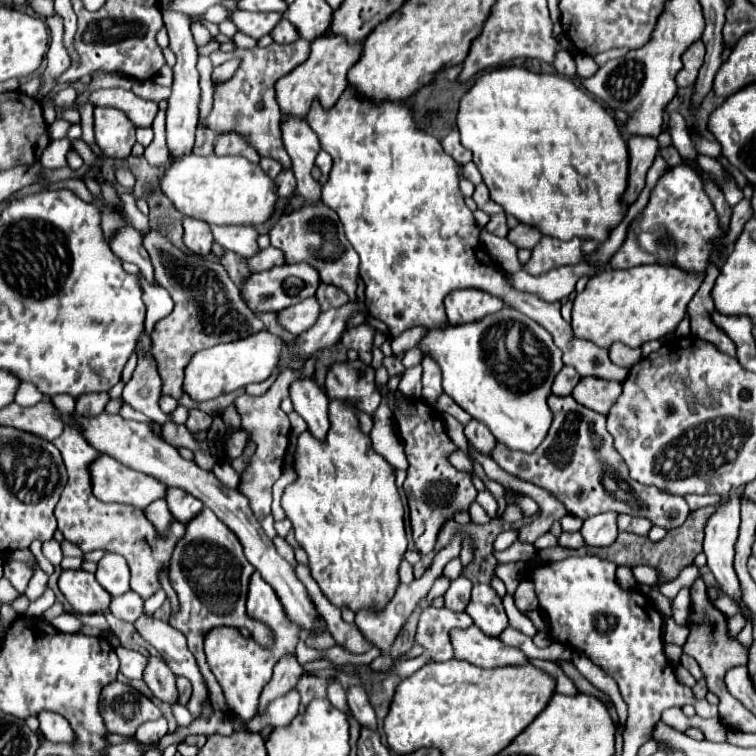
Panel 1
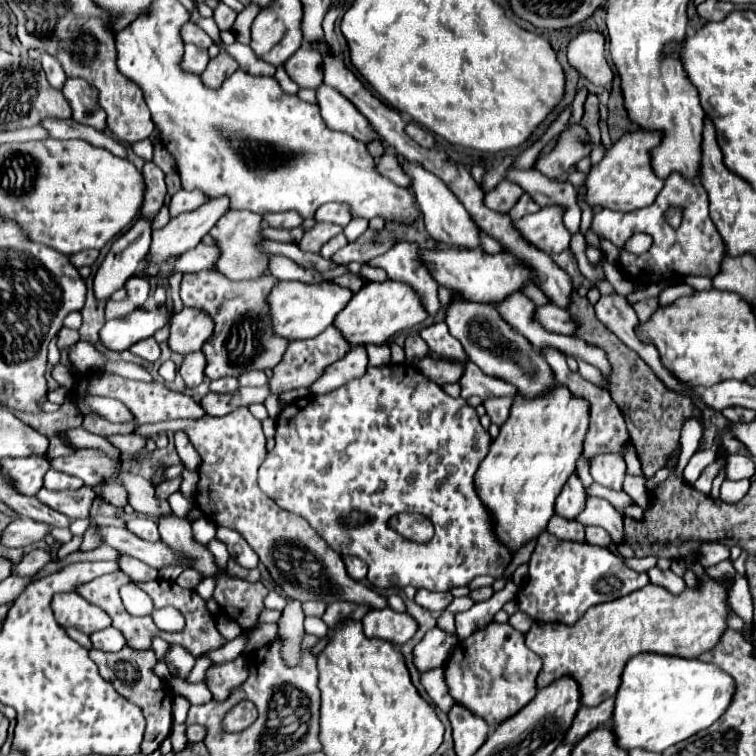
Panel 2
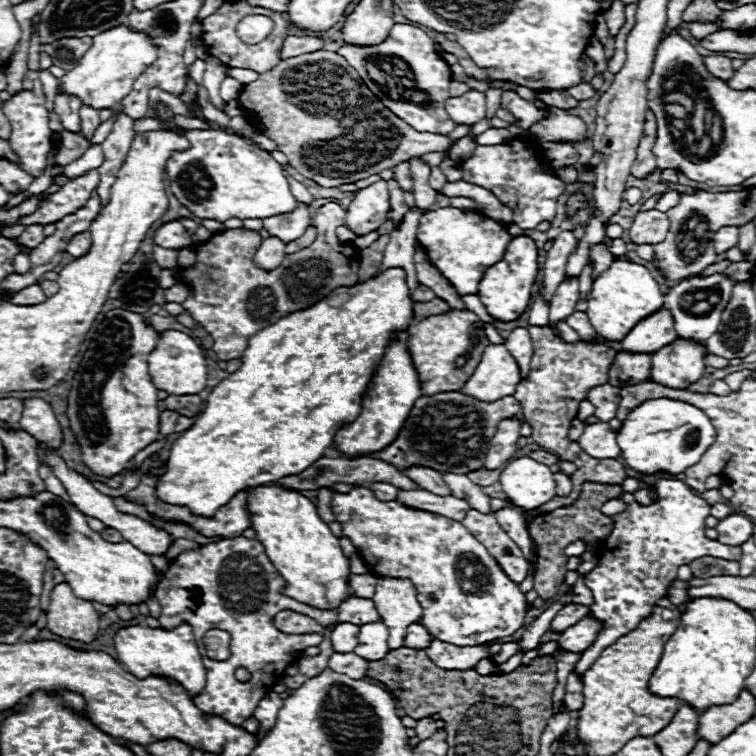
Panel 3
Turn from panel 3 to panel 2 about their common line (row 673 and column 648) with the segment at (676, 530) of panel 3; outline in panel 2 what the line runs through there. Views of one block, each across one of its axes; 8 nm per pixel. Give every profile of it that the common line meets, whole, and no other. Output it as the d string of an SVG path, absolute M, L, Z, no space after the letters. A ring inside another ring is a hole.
M542 532L530 558L528 584L520 588L516 600L518 608L534 620L574 624L590 606L616 600L648 584L648 574L634 572L624 564L622 556L612 554L608 548L590 546L586 542L574 544Z

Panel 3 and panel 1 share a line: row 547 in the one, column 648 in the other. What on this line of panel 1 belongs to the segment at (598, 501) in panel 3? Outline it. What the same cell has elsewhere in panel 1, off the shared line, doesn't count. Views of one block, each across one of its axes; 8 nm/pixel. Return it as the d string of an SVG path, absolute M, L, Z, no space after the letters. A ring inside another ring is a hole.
M702 508L702 510L694 510L690 512L688 520L684 522L684 526L680 528L674 528L674 530L668 530L668 534L658 540L658 542L652 542L648 536L638 536L638 534L630 534L630 532L620 532L616 542L606 546L606 548L594 548L594 546L582 546L578 550L570 550L570 548L562 548L562 546L552 546L552 548L544 548L538 552L538 556L544 560L544 562L556 562L556 560L562 560L562 558L568 558L568 556L586 556L586 554L596 554L596 556L602 556L606 560L614 560L618 566L638 566L638 564L644 564L644 566L650 566L650 568L656 568L660 570L660 582L650 586L650 598L652 602L656 604L656 608L660 610L660 614L664 618L670 618L672 616L672 606L658 606L660 602L666 602L666 598L662 596L660 592L660 586L674 580L680 570L688 564L694 562L696 554L702 552L702 528L704 528L704 522L706 518L714 512L714 508ZM690 528L692 528L692 534L690 534Z

